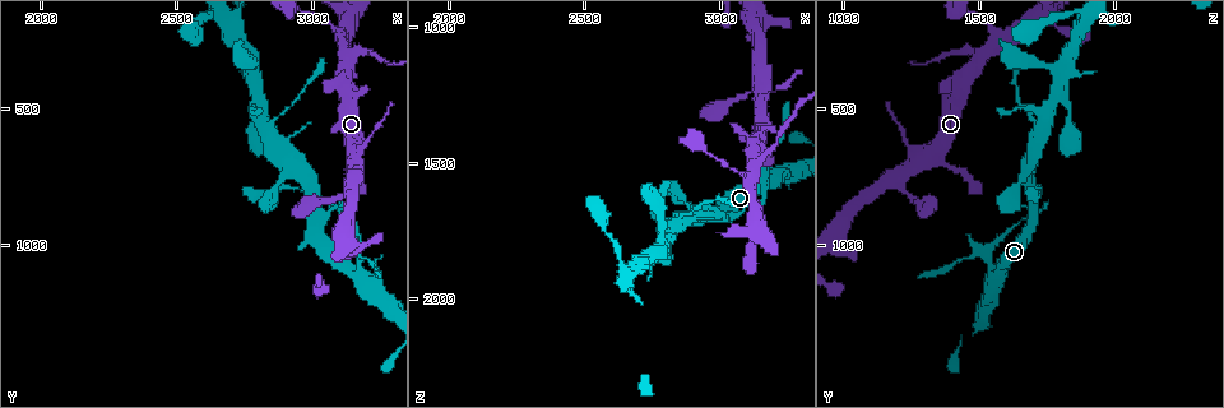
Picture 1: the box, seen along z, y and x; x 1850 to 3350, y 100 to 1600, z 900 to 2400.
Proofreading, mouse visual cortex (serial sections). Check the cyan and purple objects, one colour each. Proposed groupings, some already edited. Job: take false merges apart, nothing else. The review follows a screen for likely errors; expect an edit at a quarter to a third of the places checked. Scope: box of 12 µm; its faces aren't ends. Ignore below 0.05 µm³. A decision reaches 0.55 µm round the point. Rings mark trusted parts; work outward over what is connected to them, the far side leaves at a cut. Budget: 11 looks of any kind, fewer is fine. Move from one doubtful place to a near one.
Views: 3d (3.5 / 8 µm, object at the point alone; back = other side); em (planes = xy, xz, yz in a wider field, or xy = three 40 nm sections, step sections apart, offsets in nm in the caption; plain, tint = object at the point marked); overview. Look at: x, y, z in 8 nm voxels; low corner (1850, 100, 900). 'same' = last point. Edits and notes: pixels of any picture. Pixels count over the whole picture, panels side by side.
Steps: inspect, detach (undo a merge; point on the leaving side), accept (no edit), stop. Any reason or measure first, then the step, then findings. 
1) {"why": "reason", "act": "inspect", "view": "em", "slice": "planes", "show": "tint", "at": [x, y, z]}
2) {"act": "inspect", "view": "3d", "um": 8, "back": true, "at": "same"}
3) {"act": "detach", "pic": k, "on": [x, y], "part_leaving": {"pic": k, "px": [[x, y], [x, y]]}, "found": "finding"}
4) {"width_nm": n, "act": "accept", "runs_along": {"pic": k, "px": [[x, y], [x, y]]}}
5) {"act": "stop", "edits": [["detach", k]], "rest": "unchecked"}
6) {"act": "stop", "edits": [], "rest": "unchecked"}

{"why": "abrupt turn", "act": "inspect", "view": "3d", "um": 3.5, "at": [3180, 290, 1460]}

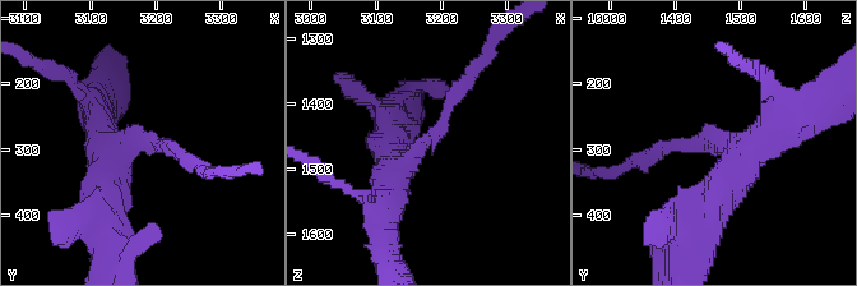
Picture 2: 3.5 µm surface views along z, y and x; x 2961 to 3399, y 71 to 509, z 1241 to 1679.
{"arm_widths_nm": [150, 450], "why": "need the tissue", "act": "inspect", "view": "em", "slice": "xy", "step": 5, "show": "tint", "at": [3180, 290, 1460]}

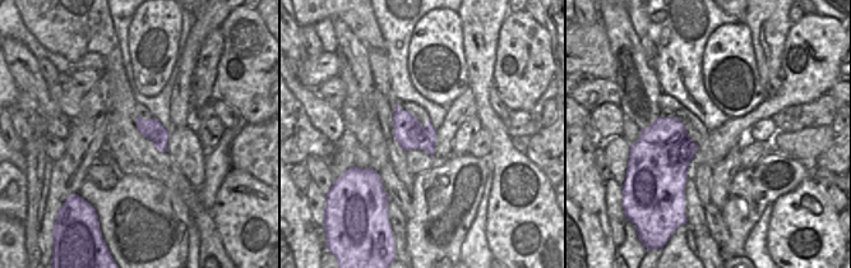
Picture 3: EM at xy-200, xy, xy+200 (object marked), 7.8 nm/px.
{"act": "accept", "runs_along": {"pic": 2, "px": [[388, 147], [392, 170], [408, 161], [471, 75]]}, "found": "all the same cell"}

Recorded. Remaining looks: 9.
{"why": "branch point", "act": "inspect", "view": "3d", "um": 3.5, "at": [2990, 780, 1700]}

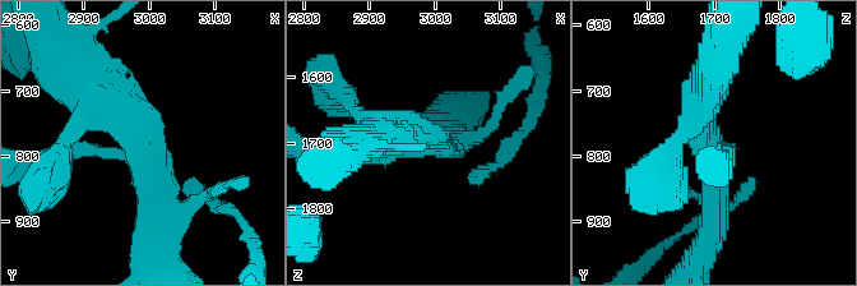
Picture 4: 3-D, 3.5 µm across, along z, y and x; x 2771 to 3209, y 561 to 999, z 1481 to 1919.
{"arms": 3, "arm_widths_nm": [200, 300, 450], "why": "need the tissue", "act": "inspect", "view": "em", "slice": "xy", "step": 2, "show": "tint", "at": [3005, 785, 1695]}

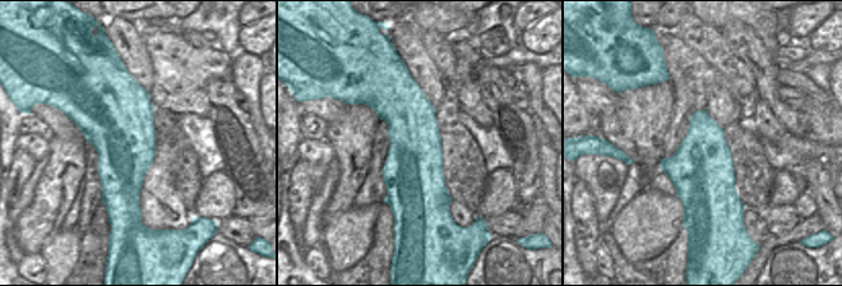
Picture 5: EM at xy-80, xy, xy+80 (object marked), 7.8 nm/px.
{"act": "accept", "runs_along": {"pic": 4, "px": [[156, 234], [152, 151], [89, 84]]}, "found": "all the same cell"}

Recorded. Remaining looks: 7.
{"why": "four or more arms meet", "act": "inspect", "view": "3d", "um": 3.5, "at": [2820, 540, 1750]}

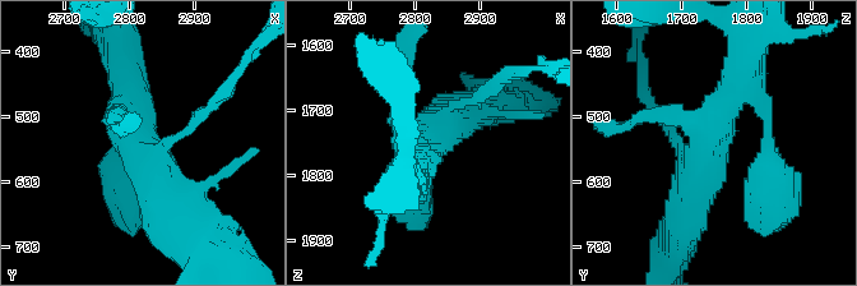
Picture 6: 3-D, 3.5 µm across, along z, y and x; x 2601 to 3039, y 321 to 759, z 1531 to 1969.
{"arms": 4, "arm_widths_nm": [150, 250, 400, 450], "act": "inspect", "view": "em", "slice": "xy", "step": 1, "show": "tint", "at": [2820, 550, 1745]}

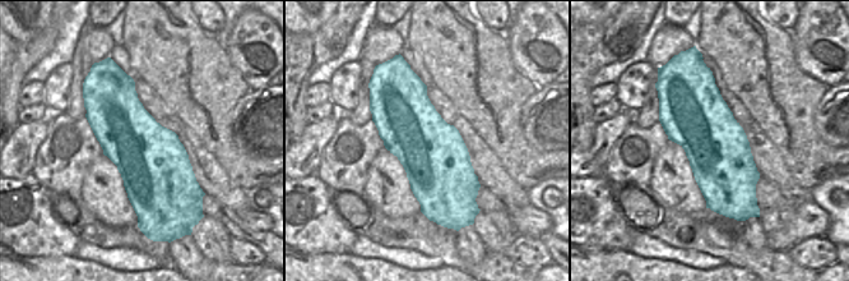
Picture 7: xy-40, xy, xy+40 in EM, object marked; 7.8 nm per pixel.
{"width_nm": 500, "act": "accept", "runs_along": {"pic": 6, "px": [[193, 234], [134, 139], [130, 92]]}, "found": "continuous, no second cell"}

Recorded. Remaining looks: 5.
{"why": "sharp bend", "act": "inspect", "view": "3d", "um": 8, "at": [3170, 1040, 1530]}

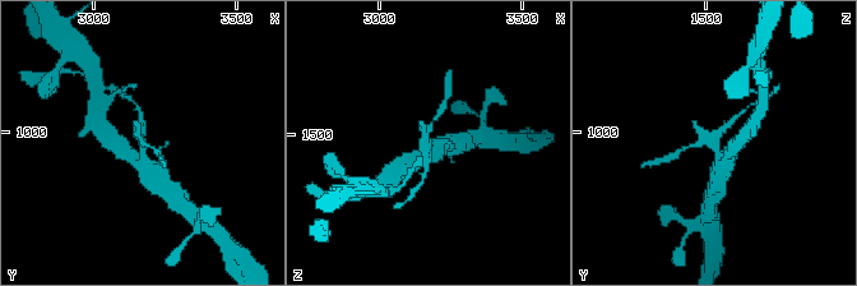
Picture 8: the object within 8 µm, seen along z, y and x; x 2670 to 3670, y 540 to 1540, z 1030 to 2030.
{"why": "zoom in", "act": "inspect", "view": "3d", "um": 3.5, "at": [3160, 1050, 1540]}

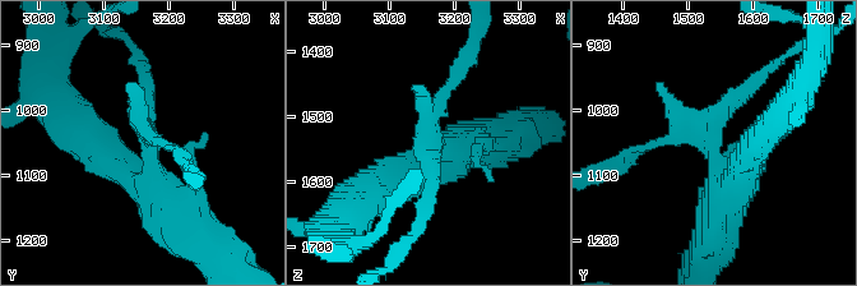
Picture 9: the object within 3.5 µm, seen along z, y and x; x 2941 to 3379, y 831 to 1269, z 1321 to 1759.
{"why": "need the tissue", "act": "inspect", "view": "em", "slice": "planes", "show": "tint", "at": [3170, 1045, 1530]}

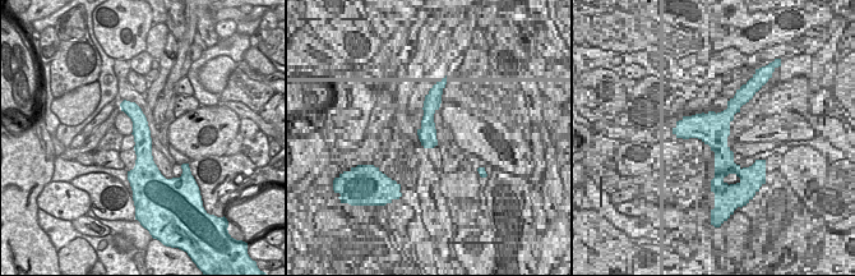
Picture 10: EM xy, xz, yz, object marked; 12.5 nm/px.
{"act": "detach", "pic": 9, "on": [441, 101], "part_leaving": {"pic": 9, "px": [[716, 166], [709, 124], [768, 73]]}, "found": "two cells meet here"}

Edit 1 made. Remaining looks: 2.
{"act": "stop", "edits": [["detach", 9]], "rest": "unchecked"}

